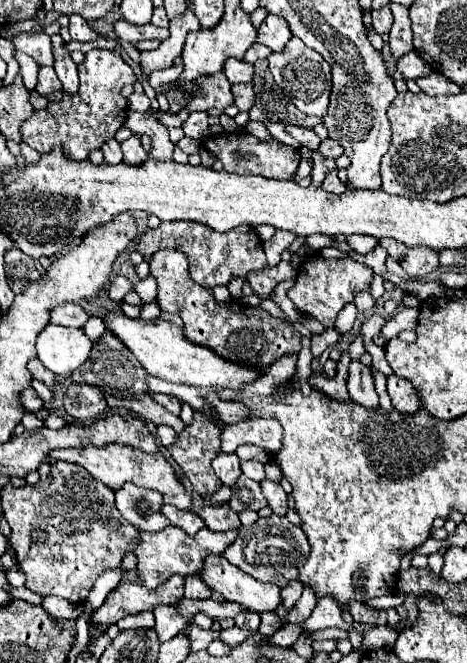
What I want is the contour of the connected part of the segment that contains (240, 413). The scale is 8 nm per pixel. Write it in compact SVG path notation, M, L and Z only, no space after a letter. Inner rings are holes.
M215 393L207 395L207 401L213 407L213 413L223 421L223 425L237 423L237 421L249 417L249 409L247 407L243 407L239 403L233 403L233 401L219 401L219 397Z

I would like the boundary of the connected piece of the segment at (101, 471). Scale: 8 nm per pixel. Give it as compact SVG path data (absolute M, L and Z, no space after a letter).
M105 445L105 447L77 447L77 449L53 451L51 457L55 461L67 461L67 463L77 463L77 465L85 467L97 481L103 481L113 491L117 491L125 481L129 481L139 487L159 491L163 495L163 501L169 505L191 511L191 497L189 497L185 485L179 481L175 469L167 463L167 459L163 457L161 451L157 451L155 455L149 455L149 453L143 453L141 449L133 449L127 445Z

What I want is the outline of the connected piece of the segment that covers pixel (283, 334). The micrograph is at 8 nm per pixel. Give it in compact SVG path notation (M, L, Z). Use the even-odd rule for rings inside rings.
M161 249L153 253L149 265L151 265L151 275L159 283L157 303L161 311L177 313L183 319L185 323L183 331L189 341L205 345L229 361L239 361L259 367L269 367L281 355L301 351L299 331L295 331L281 319L271 317L267 311L259 307L247 307L237 299L217 301L213 297L213 289L197 285L189 277L189 263L185 253L177 249Z

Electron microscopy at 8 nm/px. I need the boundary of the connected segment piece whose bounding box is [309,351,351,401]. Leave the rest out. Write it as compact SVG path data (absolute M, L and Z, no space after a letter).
M345 351L342 353L339 365L337 365L337 375L335 375L335 377L325 377L323 373L315 373L315 375L311 375L309 383L315 385L317 389L323 389L323 391L325 391L327 395L331 395L333 399L347 401L347 399L349 399L349 393L347 393L347 389L345 389L345 381L347 381L349 363L351 363L351 357L348 351Z

